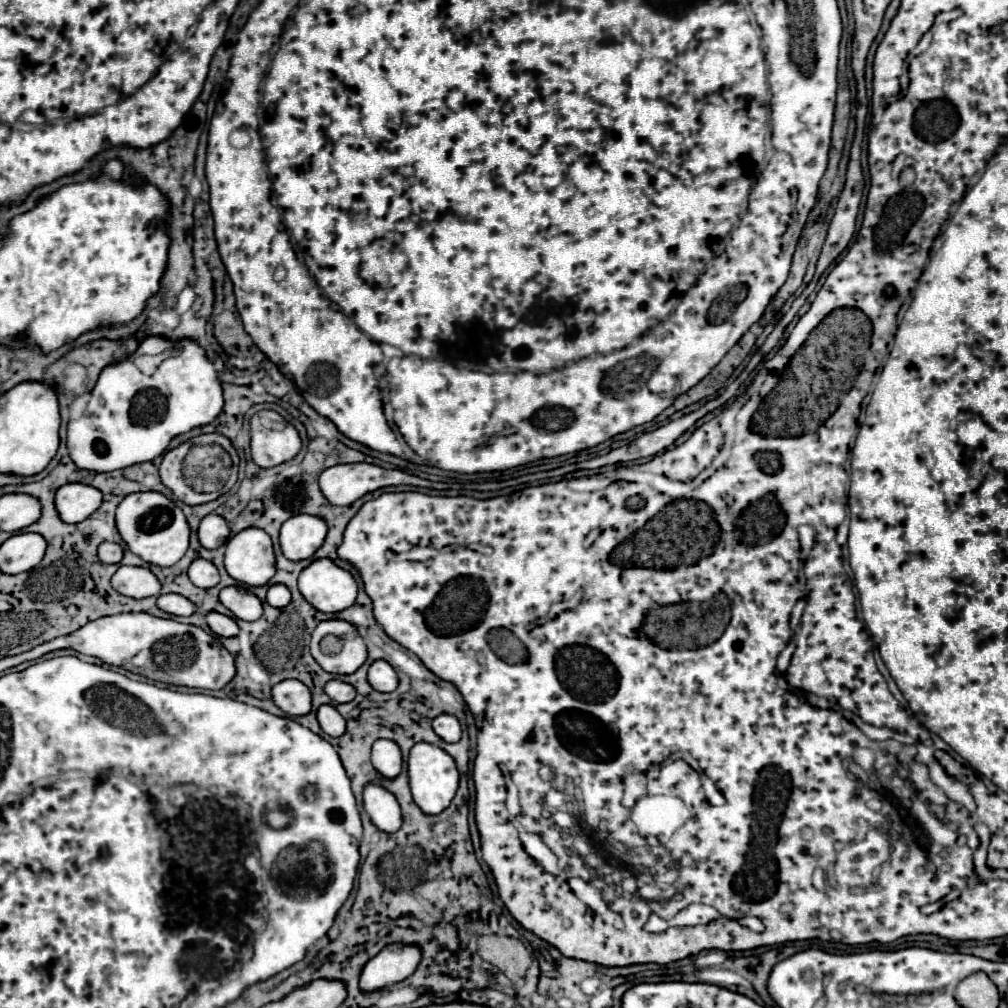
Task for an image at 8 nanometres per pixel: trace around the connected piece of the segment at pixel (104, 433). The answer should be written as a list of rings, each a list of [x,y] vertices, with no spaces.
[[[148,337],[140,343],[136,353],[166,355],[166,359],[156,367],[156,371],[152,375],[142,373],[134,365],[134,355],[122,363],[108,365],[100,373],[98,383],[94,385],[94,389],[90,393],[86,413],[80,419],[74,419],[68,423],[68,435],[66,435],[68,453],[80,469],[108,473],[108,471],[132,467],[136,463],[152,461],[166,451],[168,443],[174,437],[188,433],[194,427],[202,427],[202,425],[212,423],[218,417],[218,413],[222,411],[222,405],[224,405],[222,385],[218,381],[218,375],[214,375],[214,367],[208,361],[206,353],[194,341],[184,339],[180,343],[174,343],[174,341],[168,341],[164,337]]]

